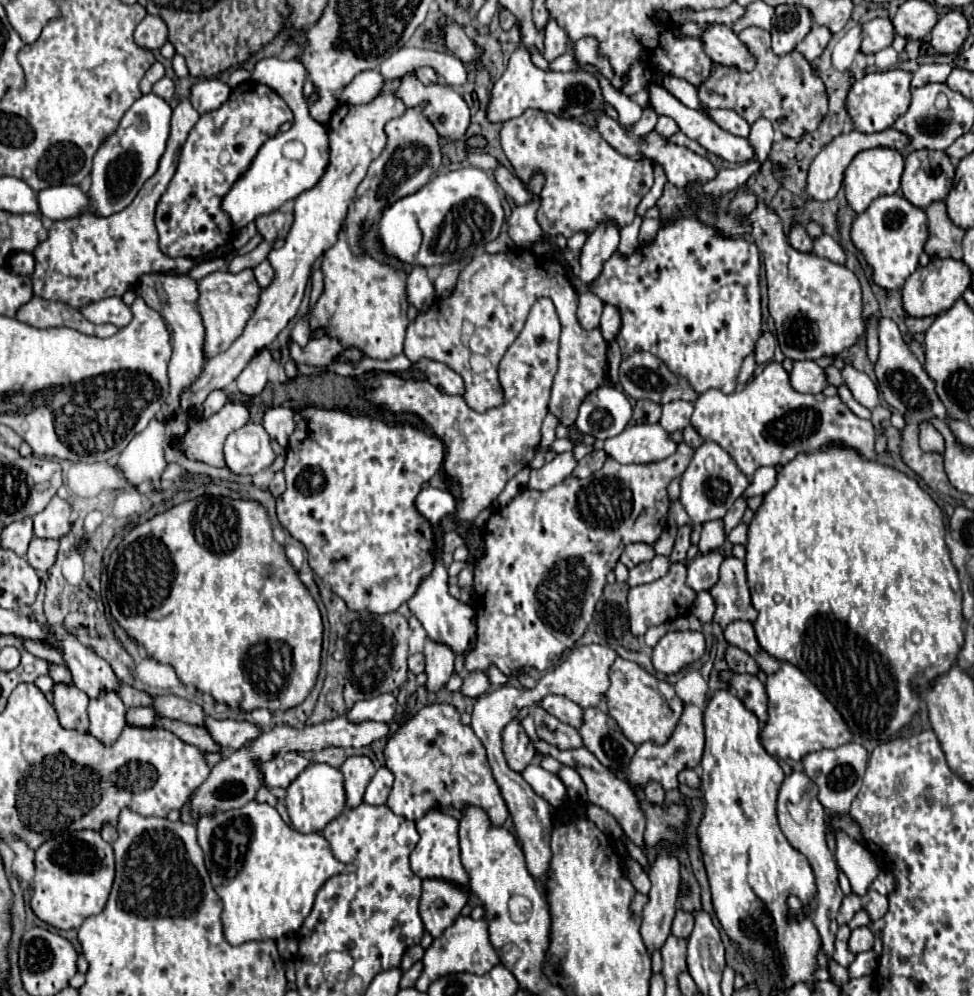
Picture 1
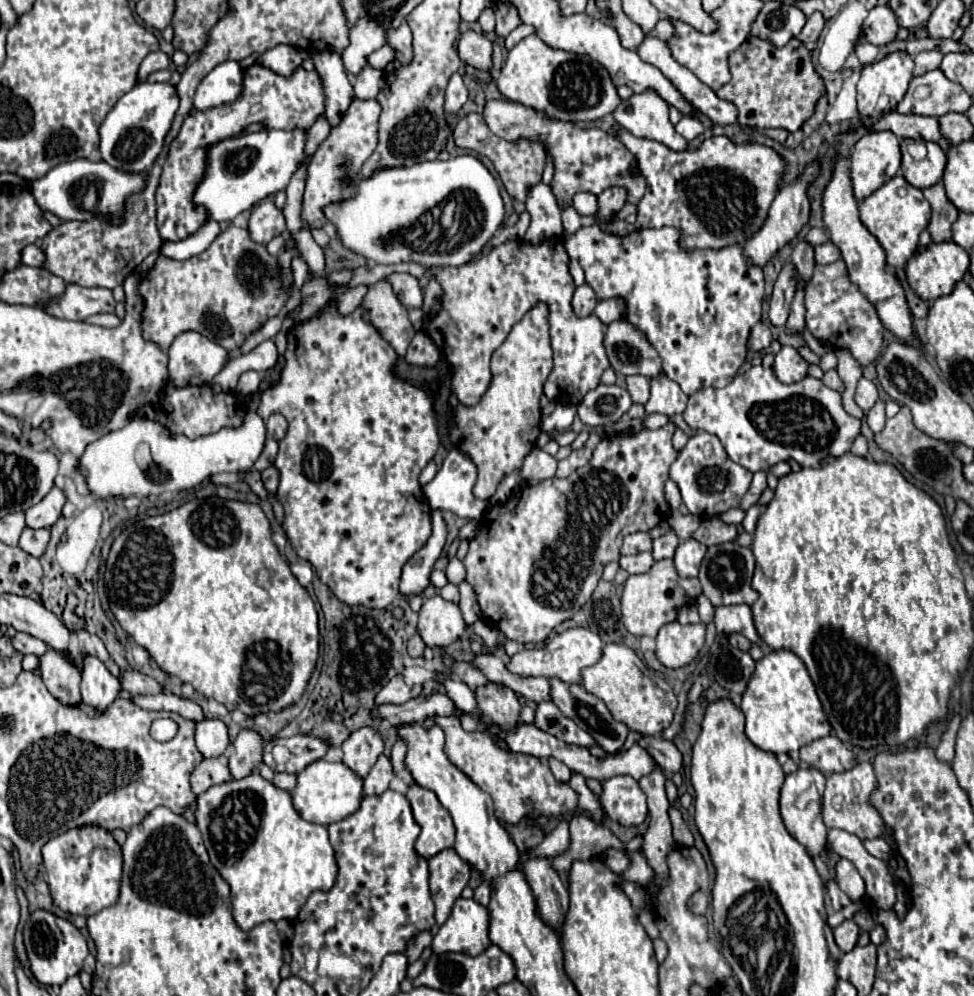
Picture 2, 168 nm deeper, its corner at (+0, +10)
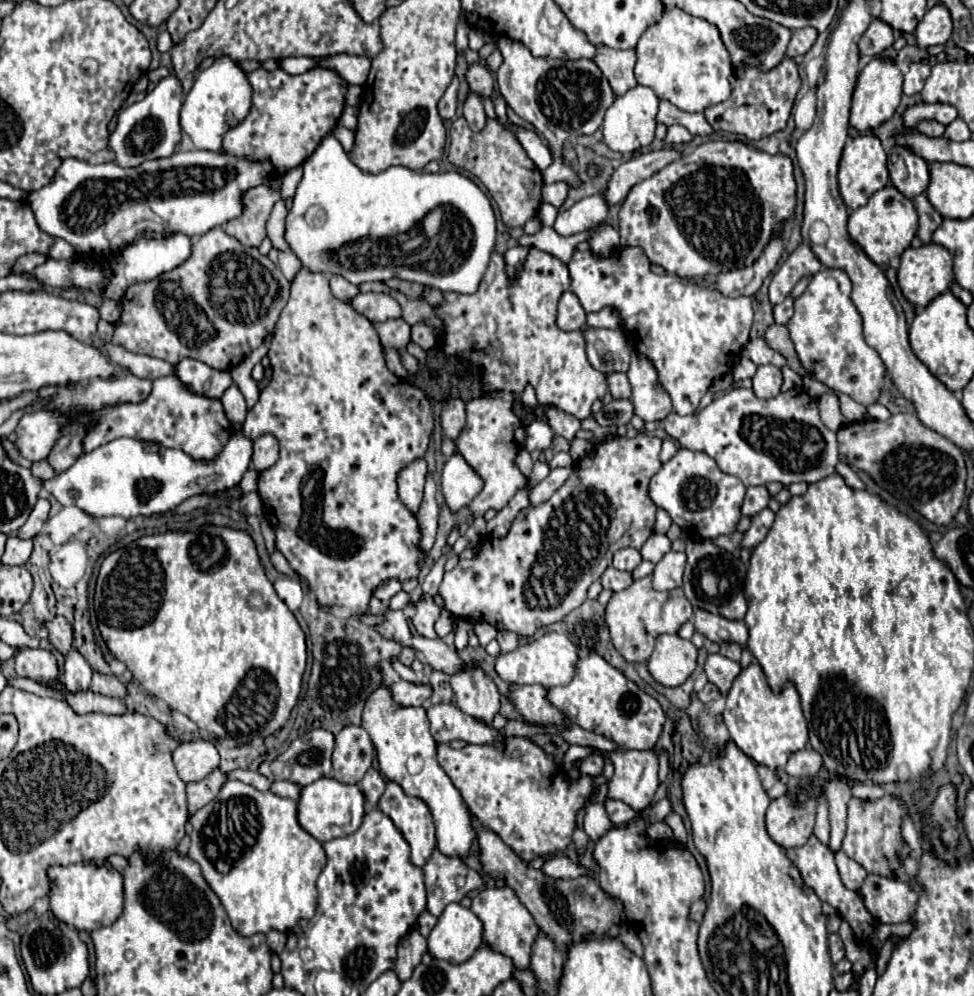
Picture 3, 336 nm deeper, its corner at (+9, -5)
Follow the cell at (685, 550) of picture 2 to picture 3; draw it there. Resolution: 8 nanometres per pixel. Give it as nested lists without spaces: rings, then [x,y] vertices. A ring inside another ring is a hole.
[[[667,552],[655,566],[653,588],[655,590],[681,588],[683,570],[685,570],[685,552]]]

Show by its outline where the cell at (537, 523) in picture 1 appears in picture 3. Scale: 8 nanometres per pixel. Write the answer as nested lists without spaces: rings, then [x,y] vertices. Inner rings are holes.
[[[647,434],[635,438],[615,436],[597,444],[573,466],[569,480],[547,502],[523,508],[517,514],[507,536],[485,536],[473,558],[459,560],[451,572],[445,572],[439,588],[445,608],[457,618],[487,622],[497,630],[515,632],[519,640],[531,638],[539,628],[565,620],[569,612],[585,602],[587,588],[611,566],[615,550],[627,546],[641,550],[643,542],[653,534],[657,506],[649,496],[649,480],[661,470],[659,452],[661,440]]]

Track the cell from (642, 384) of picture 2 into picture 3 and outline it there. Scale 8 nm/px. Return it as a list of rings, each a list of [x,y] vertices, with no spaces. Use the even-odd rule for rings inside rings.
[[[607,374],[607,382],[609,382],[609,392],[615,400],[621,400],[621,398],[631,398],[633,390],[629,388],[629,380],[627,380],[627,374]]]

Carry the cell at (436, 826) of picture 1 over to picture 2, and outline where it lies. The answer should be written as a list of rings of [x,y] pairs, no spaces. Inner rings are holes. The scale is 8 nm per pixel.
[[[410,785],[406,799],[412,807],[414,819],[420,825],[420,835],[416,841],[416,851],[422,857],[432,857],[434,853],[454,845],[454,823],[450,813],[440,805],[434,791],[420,785]]]

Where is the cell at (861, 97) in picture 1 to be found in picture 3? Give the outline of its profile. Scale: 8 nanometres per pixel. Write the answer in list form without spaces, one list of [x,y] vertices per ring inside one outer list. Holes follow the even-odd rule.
[[[873,58],[859,74],[857,86],[853,92],[853,106],[851,106],[851,126],[859,132],[875,130],[883,122],[887,122],[899,106],[903,94],[903,74],[892,61]]]

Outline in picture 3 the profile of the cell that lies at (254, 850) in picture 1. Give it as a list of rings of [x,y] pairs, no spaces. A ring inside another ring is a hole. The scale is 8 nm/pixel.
[[[229,780],[215,800],[191,814],[189,822],[193,826],[189,856],[201,866],[203,878],[219,896],[239,936],[253,936],[257,932],[267,934],[269,930],[287,932],[301,918],[313,918],[317,908],[315,882],[327,858],[321,842],[317,842],[299,826],[297,802],[289,798],[279,798],[273,792],[259,792],[239,780]]]

